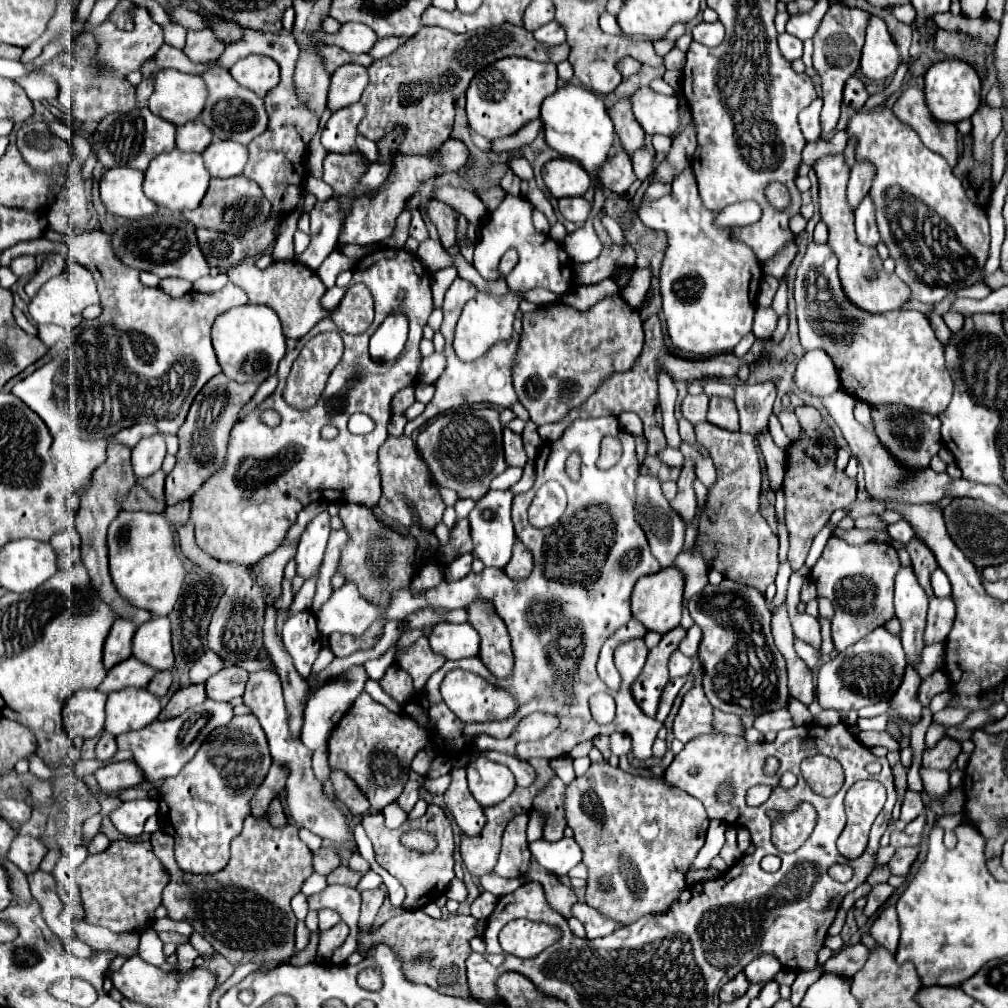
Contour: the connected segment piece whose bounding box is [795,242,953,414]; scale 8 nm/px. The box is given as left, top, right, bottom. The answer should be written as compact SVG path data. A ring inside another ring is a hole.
M811 242L807 246L807 252L801 258L801 264L795 272L795 302L797 302L799 338L803 348L825 350L837 364L839 378L853 398L863 400L867 404L905 404L909 408L931 414L939 414L947 408L953 394L953 380L945 368L943 344L935 338L935 332L931 330L927 316L915 310L897 310L891 314L887 312L873 316L855 308L843 294L837 276L837 254L827 242L823 244Z

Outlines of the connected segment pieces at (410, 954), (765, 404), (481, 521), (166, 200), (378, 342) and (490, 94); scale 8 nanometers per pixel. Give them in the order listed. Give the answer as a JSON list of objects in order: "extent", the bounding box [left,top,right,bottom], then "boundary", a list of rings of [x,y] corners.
[{"extent":[369,910,477,998],"boundary":[[[399,910],[397,916],[387,920],[377,932],[369,934],[369,938],[371,944],[385,942],[399,948],[401,950],[399,954],[403,954],[403,962],[409,964],[409,978],[421,978],[423,984],[447,996],[471,998],[465,960],[471,954],[469,940],[475,936],[475,926],[477,920],[473,916],[453,914],[445,920],[431,920],[421,910],[413,910],[413,912]]]},{"extent":[735,382,775,436],"boundary":[[[775,382],[747,386],[747,396],[735,396],[735,404],[741,416],[741,432],[757,436],[763,428],[767,430],[767,418],[775,402]]]},{"extent":[469,490,515,568],"boundary":[[[491,490],[475,504],[475,508],[469,514],[475,556],[481,558],[485,566],[505,568],[507,562],[511,560],[511,552],[515,546],[515,532],[511,522],[511,500],[513,500],[511,490]]]},{"extent":[143,148,209,210],"boundary":[[[175,148],[173,152],[165,152],[151,160],[149,168],[145,170],[145,182],[143,192],[147,198],[151,198],[157,206],[165,206],[169,210],[193,210],[203,200],[207,186],[209,186],[209,172],[205,170],[203,156],[195,152],[181,152]]]},{"extent":[371,312,409,362],"boundary":[[[393,312],[371,336],[371,358],[375,362],[393,362],[407,342],[409,318],[405,312]]]},{"extent":[467,58,557,140],"boundary":[[[503,58],[477,72],[467,90],[467,122],[473,132],[499,140],[515,134],[529,120],[539,116],[539,108],[547,96],[557,90],[557,68],[553,64],[529,58]]]}]

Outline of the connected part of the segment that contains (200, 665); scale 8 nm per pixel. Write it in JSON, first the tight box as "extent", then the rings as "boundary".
{"extent":[189,650,225,684],"boundary":[[[207,650],[191,668],[189,672],[189,682],[191,684],[201,684],[205,682],[209,676],[213,676],[215,672],[219,672],[225,666],[225,662],[211,650]]]}

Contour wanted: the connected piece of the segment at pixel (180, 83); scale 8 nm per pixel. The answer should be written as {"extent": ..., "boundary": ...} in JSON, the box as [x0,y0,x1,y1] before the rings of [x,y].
{"extent":[149,68,207,126],"boundary":[[[169,68],[157,74],[155,92],[149,98],[149,110],[171,124],[181,126],[201,114],[205,100],[207,88],[201,76]]]}

